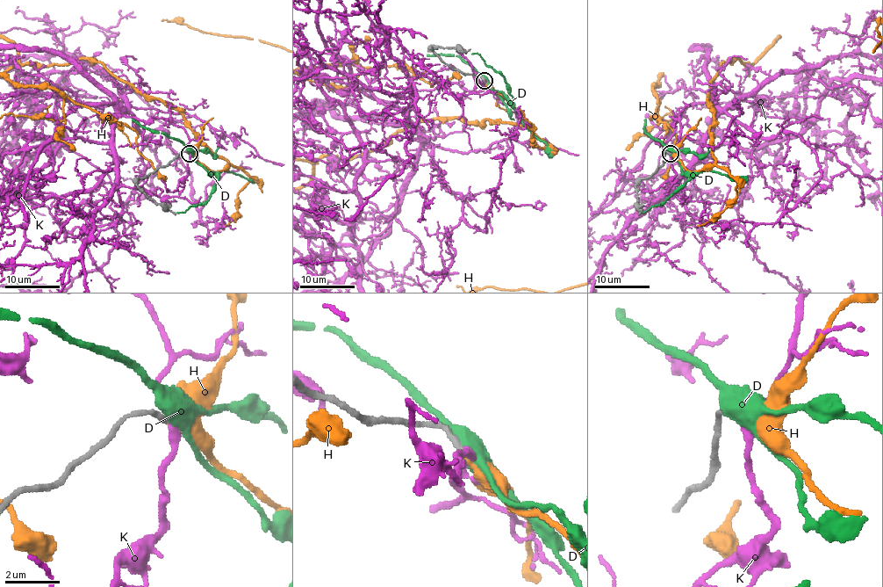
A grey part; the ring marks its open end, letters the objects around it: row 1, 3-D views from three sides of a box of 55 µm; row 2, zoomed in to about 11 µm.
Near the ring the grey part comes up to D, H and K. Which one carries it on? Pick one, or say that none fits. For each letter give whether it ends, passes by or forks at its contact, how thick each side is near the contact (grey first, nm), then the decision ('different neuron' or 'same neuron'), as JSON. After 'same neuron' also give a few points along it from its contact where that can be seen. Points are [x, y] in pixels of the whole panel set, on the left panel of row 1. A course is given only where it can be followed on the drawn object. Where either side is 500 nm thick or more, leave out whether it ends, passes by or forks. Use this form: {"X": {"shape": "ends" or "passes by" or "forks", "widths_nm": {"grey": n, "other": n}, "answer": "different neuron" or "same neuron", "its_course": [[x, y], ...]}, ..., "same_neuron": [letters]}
{"D": {"shape": "forks", "widths_nm": {"grey": 240, "other": 440}, "answer": "different neuron"}, "H": {"shape": "ends", "widths_nm": {"grey": 220, "other": 260}, "answer": "same neuron"}, "K": {"shape": "forks", "widths_nm": {"grey": 220, "other": 220}, "answer": "different neuron"}, "same_neuron": ["H"]}

